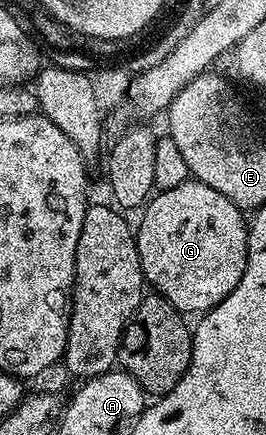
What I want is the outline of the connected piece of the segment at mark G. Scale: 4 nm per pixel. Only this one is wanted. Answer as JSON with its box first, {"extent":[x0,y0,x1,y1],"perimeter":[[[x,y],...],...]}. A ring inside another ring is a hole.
{"extent":[135,181,248,311],"perimeter":[[[188,181],[177,185],[177,189],[165,189],[152,194],[149,202],[142,208],[143,220],[135,231],[135,244],[141,261],[143,278],[153,286],[154,294],[161,295],[179,310],[212,311],[233,289],[237,289],[237,281],[245,273],[247,264],[247,228],[248,220],[229,197],[221,197],[217,189],[209,189],[209,185],[198,181]]]}

